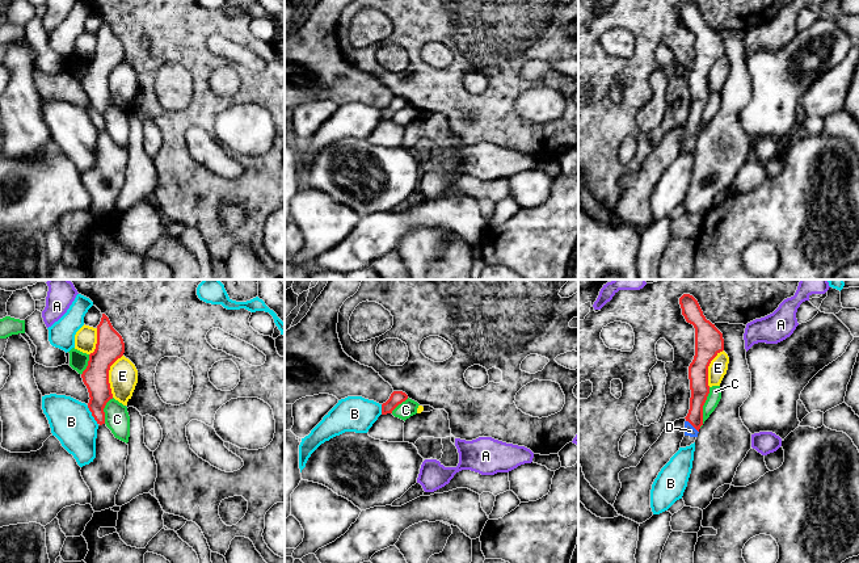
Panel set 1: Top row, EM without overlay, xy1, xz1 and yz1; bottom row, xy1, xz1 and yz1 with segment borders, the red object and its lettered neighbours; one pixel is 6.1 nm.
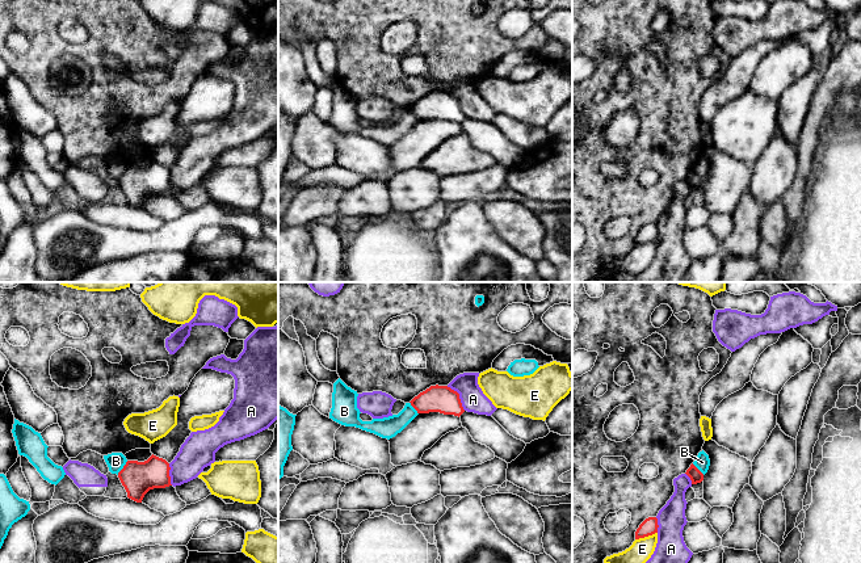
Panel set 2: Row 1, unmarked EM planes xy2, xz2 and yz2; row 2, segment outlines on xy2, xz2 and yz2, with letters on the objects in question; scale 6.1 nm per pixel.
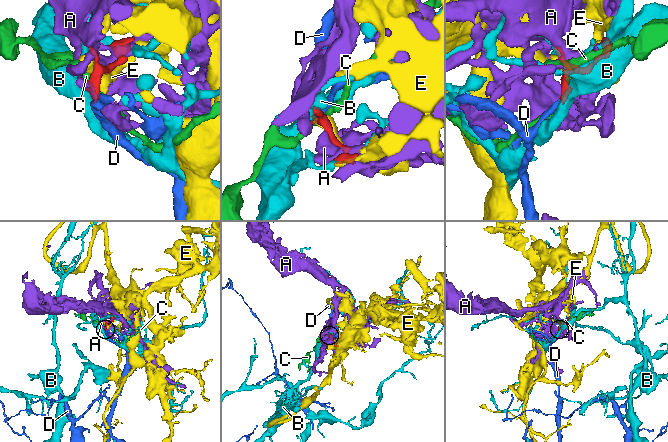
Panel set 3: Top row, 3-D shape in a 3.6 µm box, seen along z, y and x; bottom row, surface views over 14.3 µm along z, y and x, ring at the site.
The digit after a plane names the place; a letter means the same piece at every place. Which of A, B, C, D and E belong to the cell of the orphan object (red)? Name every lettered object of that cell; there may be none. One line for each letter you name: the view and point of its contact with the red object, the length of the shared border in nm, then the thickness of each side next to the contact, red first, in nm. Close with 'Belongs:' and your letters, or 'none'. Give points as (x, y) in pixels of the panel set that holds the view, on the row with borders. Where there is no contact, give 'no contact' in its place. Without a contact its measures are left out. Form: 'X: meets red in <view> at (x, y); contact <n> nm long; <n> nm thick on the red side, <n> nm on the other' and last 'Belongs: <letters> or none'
D: meets red in yz1 at (693, 425); contact 110 nm long; 120 nm thick on the red side, 70 nm on the other
Belongs: D

